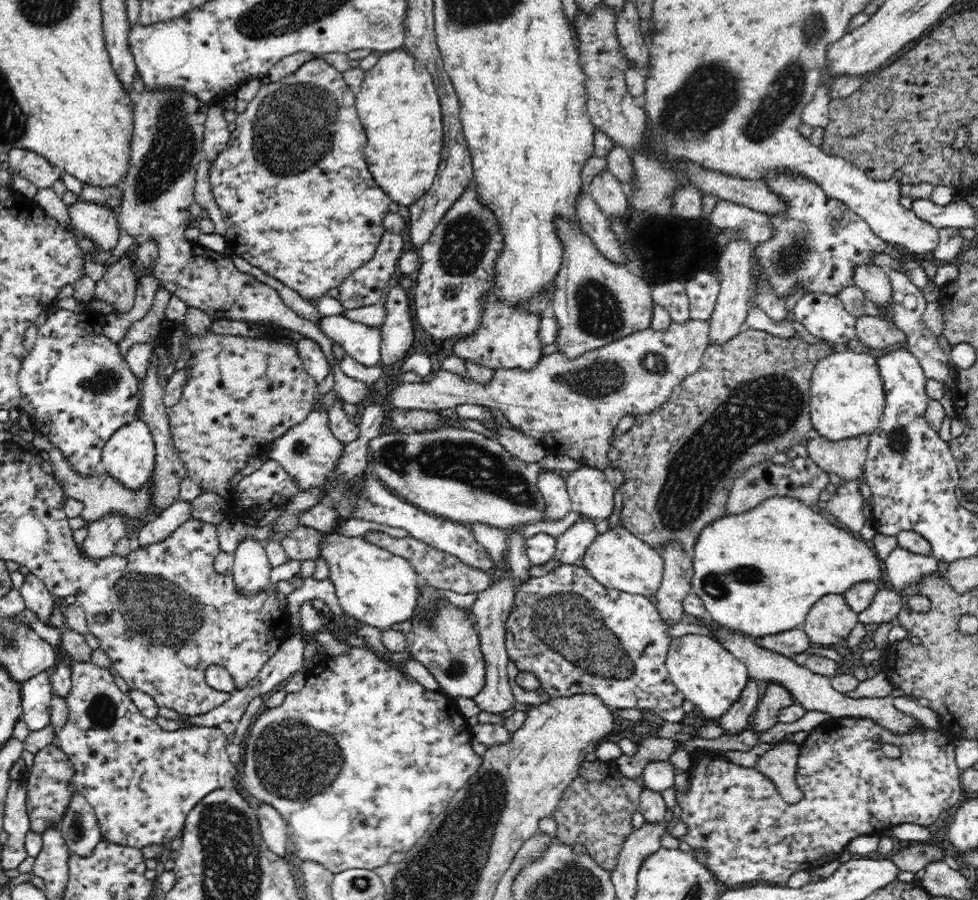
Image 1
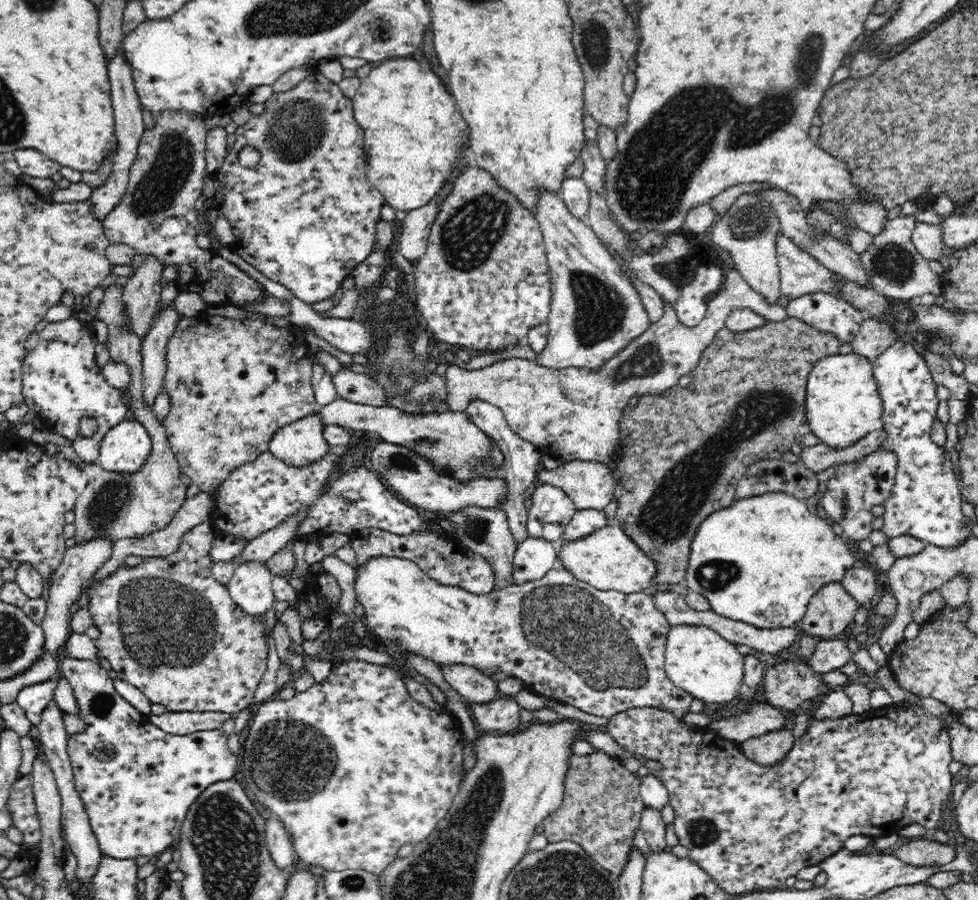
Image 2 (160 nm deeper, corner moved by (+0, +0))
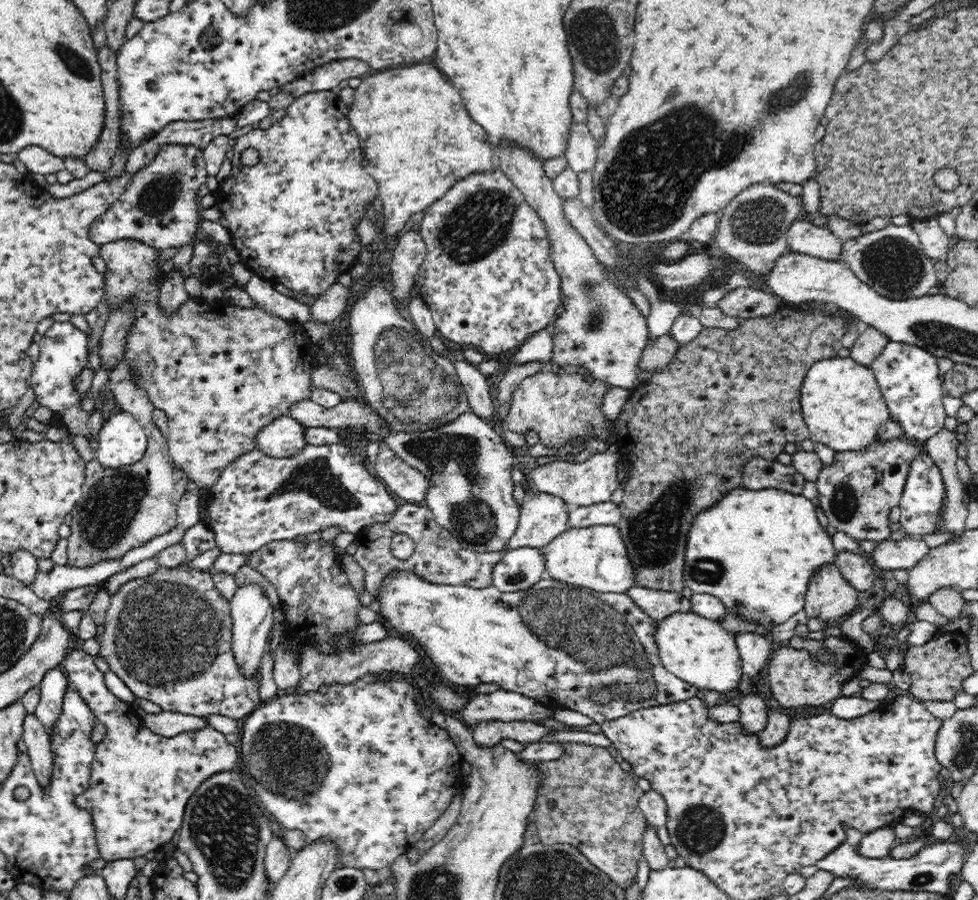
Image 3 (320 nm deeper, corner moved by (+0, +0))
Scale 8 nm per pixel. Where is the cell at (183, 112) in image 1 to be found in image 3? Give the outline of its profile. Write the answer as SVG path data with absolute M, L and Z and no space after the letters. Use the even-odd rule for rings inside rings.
M178 144L162 147L153 161L134 173L125 193L112 203L105 214L94 220L88 230L90 241L103 245L112 241L124 240L124 238L135 238L160 251L172 248L172 246L182 247L184 244L190 244L201 234L199 222L202 216L197 197L198 188L205 183L207 175L202 149L192 145Z

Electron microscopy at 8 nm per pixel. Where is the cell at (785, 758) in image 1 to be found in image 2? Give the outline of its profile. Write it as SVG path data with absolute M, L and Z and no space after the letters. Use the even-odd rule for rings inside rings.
M782 726L761 737L745 740L739 745L750 760L762 766L768 766L768 764L776 764L784 758L784 754L792 748L794 738L793 730Z

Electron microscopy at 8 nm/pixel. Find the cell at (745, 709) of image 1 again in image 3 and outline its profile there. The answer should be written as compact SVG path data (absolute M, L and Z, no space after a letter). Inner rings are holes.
M740 632L734 635L735 643L737 644L741 663L743 664L743 674L747 678L754 678L766 666L766 662L770 658L772 652L771 637L764 636L759 632Z

